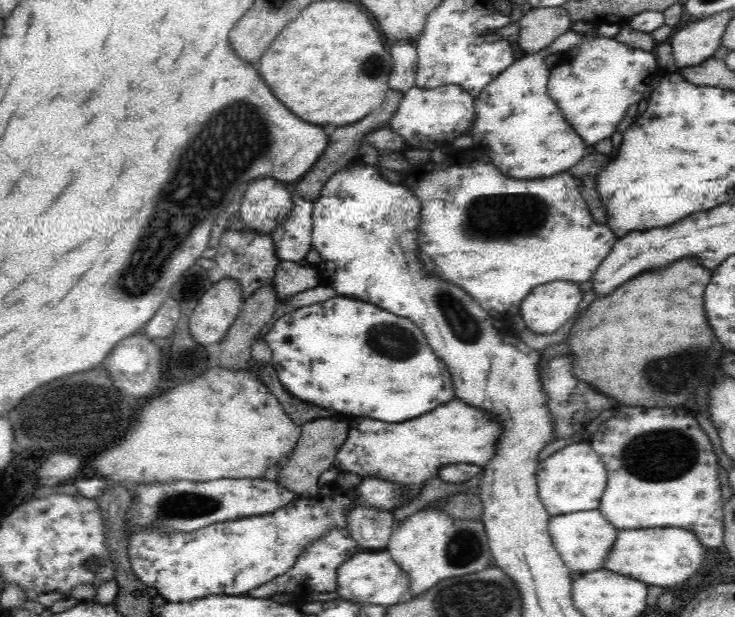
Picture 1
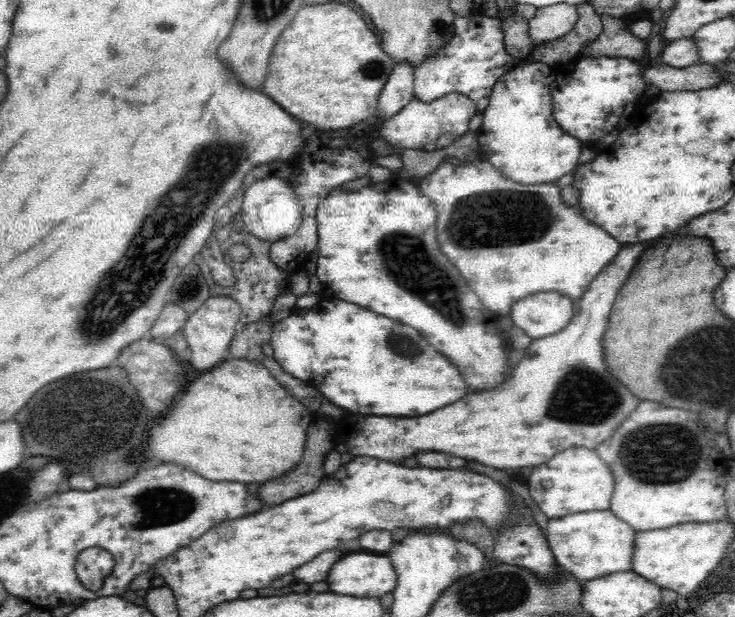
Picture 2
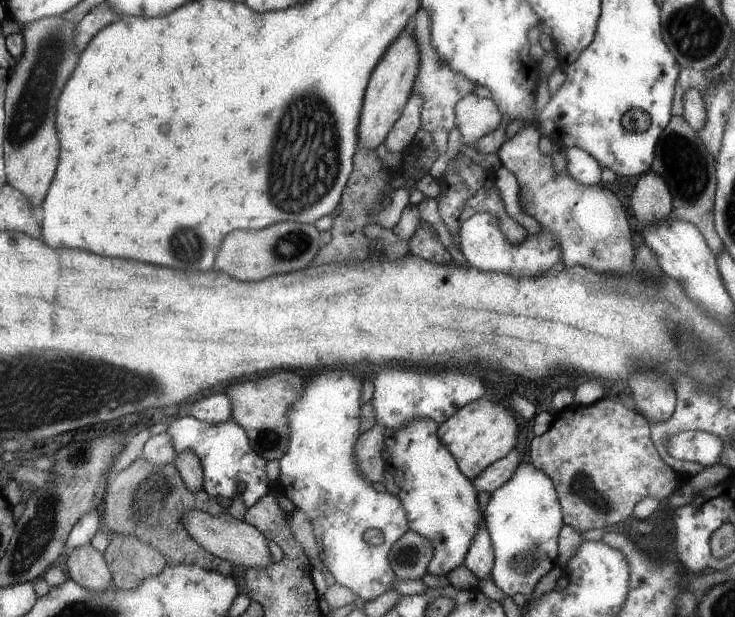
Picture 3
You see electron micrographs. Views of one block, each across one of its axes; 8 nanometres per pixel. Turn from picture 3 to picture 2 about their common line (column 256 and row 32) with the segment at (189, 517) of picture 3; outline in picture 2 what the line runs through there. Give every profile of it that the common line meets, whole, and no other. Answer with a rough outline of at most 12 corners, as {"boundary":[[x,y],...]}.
{"boundary":[[554,4],[528,20],[528,38],[540,46],[574,30],[578,8]]}

